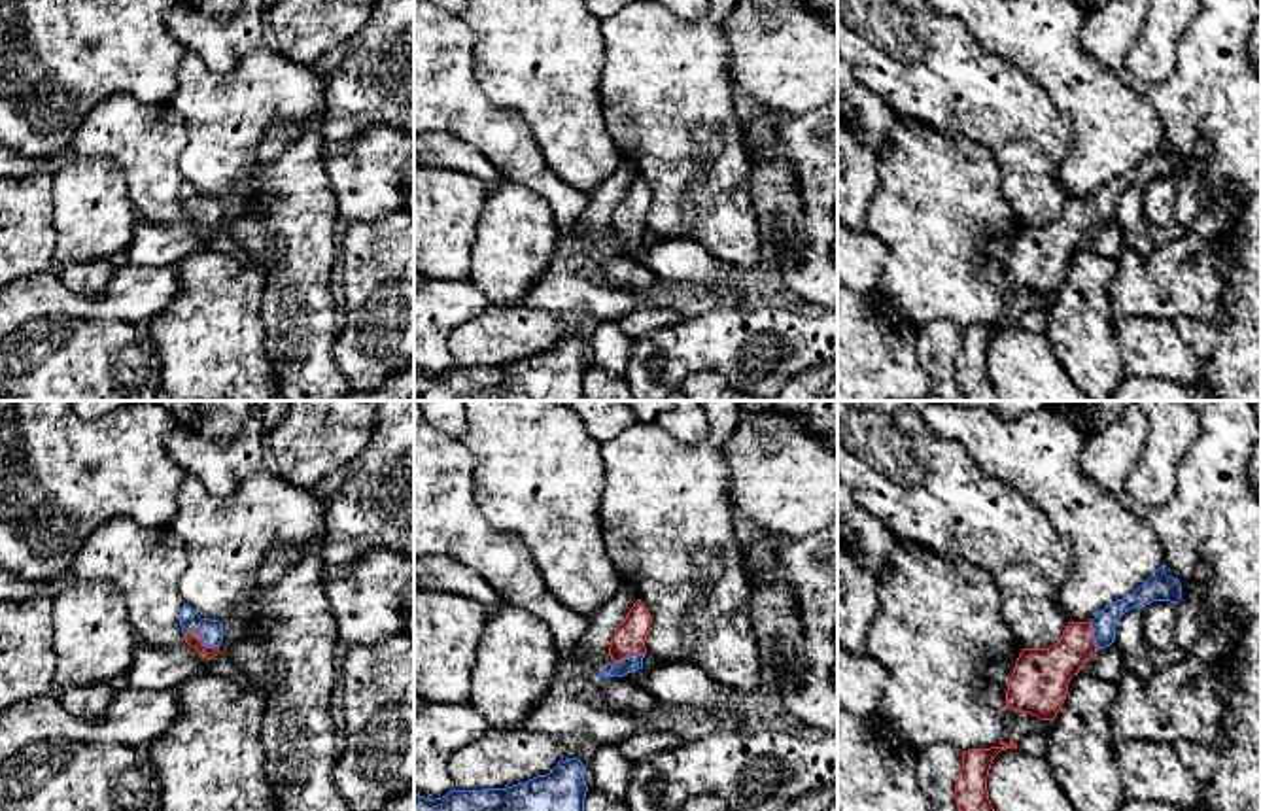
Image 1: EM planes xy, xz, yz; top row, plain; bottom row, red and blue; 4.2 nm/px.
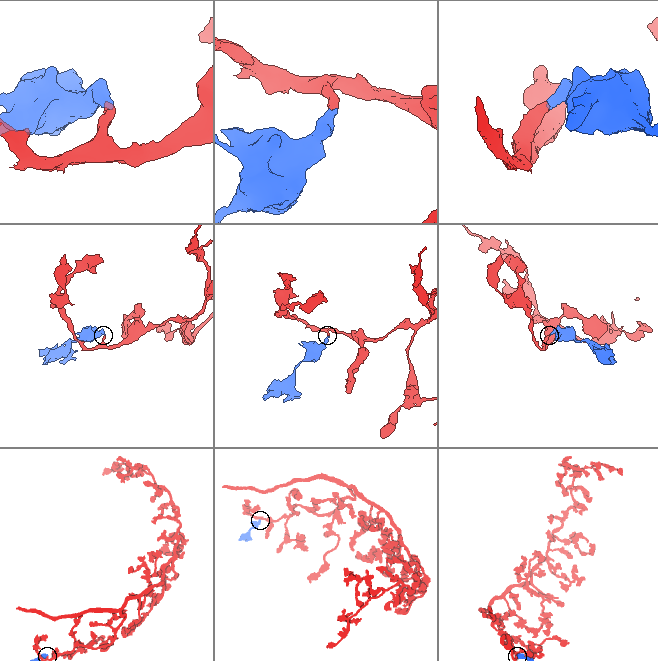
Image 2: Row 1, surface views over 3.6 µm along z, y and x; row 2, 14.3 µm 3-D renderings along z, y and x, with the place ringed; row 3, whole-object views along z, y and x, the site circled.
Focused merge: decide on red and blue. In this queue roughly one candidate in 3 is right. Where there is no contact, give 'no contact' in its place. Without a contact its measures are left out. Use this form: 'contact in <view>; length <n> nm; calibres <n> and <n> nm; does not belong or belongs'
contact in xy; length 160 nm; calibres 70 and 100 nm; belongs

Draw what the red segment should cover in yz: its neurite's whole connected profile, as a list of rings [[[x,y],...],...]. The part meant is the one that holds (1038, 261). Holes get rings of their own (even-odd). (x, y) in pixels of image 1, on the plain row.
[[[1165,140],[1132,170],[1106,181],[1091,198],[1068,198],[1059,219],[1049,225],[1023,225],[1006,267],[1015,289],[1053,297],[1061,287],[1068,259],[1093,233],[1114,219],[1119,195],[1153,178],[1178,180],[1182,161],[1165,149]]]

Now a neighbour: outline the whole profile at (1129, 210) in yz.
[[[1144,183],[1127,187],[1117,202],[1114,221],[1121,227],[1125,248],[1134,250],[1142,257],[1149,257],[1155,250],[1151,238],[1151,223],[1144,216]]]

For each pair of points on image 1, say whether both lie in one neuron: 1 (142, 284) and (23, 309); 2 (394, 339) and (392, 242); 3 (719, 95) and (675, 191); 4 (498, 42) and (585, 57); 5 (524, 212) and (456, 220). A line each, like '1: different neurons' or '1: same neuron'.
1: same neuron
2: same neuron
3: same neuron
4: same neuron
5: different neurons

